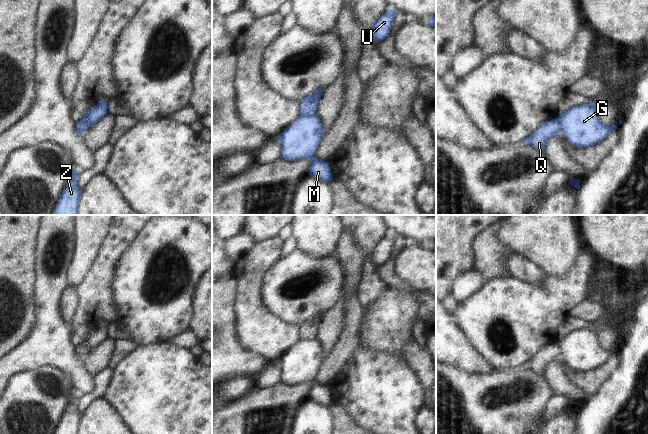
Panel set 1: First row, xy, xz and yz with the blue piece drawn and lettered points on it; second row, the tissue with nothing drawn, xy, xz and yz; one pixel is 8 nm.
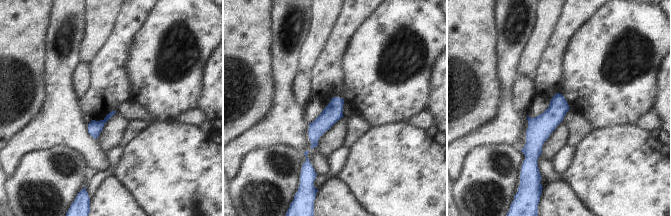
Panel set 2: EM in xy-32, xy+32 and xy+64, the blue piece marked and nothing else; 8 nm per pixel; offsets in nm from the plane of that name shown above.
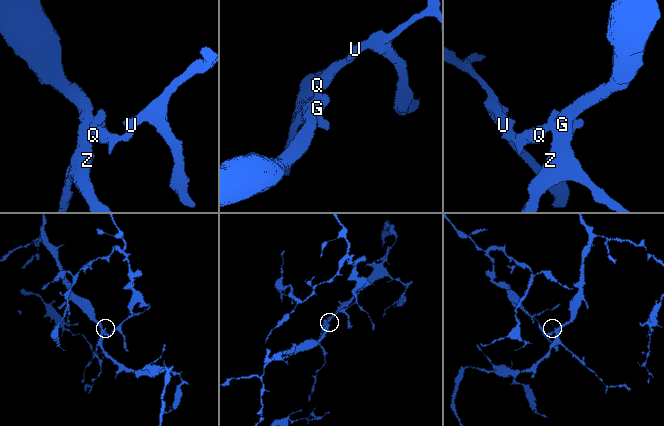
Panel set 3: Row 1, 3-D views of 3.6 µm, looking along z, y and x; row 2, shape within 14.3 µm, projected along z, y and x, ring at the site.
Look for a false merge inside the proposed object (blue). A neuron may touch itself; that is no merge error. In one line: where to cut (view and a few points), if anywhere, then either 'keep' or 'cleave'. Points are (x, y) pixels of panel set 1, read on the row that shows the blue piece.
xz (315, 113), (300, 115) | cleave

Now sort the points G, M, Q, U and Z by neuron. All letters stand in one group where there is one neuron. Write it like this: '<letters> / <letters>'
G M Z / Q U

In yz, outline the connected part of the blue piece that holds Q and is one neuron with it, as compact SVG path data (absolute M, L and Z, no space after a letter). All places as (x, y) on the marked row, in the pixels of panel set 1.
M559 118L552 119L542 123L528 138L524 139L522 143L530 145L539 151L544 152L547 141L559 135L562 126Z

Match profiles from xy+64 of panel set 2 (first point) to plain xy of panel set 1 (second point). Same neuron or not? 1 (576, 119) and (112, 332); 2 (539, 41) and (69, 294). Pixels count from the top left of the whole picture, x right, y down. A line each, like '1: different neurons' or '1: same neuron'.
1: different neurons
2: different neurons

